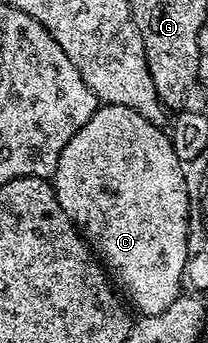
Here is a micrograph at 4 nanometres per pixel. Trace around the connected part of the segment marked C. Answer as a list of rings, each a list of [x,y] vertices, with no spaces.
[[[101,104],[97,112],[91,114],[87,126],[63,146],[57,173],[52,176],[51,183],[57,191],[59,206],[67,210],[89,247],[103,261],[106,273],[123,293],[124,299],[134,309],[137,307],[141,316],[163,314],[163,310],[167,310],[167,306],[171,306],[171,302],[183,292],[189,233],[185,168],[171,146],[168,131],[127,106]]]

